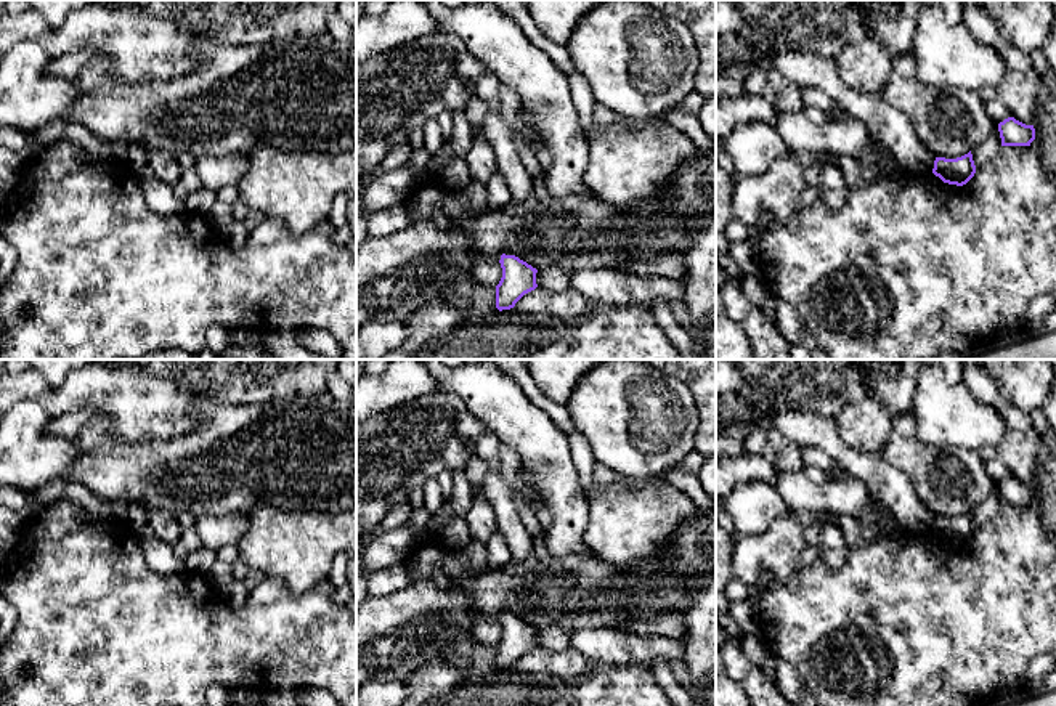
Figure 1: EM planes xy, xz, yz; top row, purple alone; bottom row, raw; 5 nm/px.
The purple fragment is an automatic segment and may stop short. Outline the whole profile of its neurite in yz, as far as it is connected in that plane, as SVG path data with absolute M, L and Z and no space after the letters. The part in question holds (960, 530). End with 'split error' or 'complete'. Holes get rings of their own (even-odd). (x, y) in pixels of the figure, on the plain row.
M971 510L956 518L936 517L932 533L944 542L966 544L976 533Z; complete

